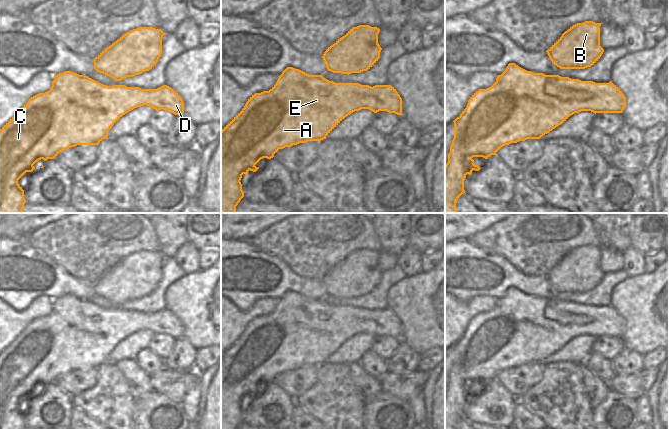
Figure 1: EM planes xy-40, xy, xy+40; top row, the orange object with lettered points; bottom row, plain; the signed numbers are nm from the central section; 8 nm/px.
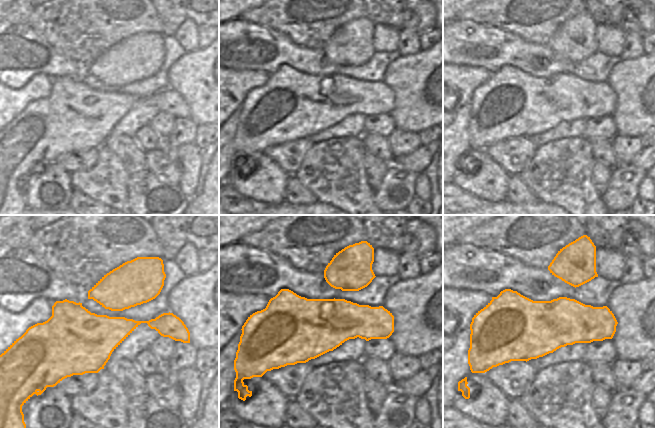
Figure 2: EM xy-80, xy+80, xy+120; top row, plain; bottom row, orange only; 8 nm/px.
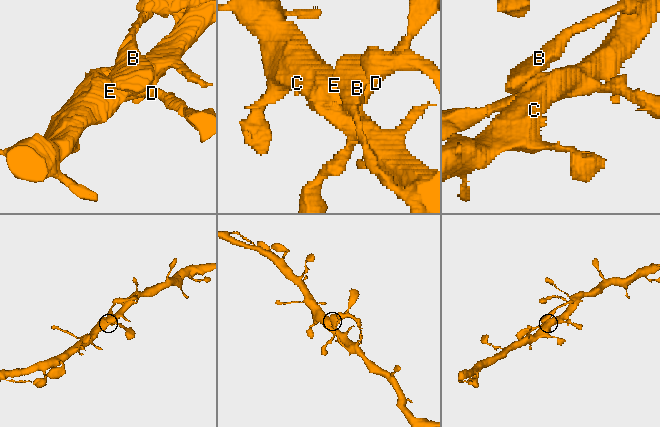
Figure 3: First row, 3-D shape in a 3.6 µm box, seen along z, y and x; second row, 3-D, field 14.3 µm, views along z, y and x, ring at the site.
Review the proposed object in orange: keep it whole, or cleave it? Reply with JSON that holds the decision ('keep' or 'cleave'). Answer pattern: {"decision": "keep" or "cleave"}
{"decision": "keep"}

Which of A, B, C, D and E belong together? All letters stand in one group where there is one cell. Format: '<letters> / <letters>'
A B C D E

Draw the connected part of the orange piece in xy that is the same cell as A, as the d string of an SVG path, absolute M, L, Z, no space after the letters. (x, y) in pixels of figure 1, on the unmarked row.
M287 291L279 300L276 308L269 314L261 317L255 317L246 326L244 332L221 354L221 429L238 429L240 424L244 421L242 414L242 408L240 406L242 399L248 398L248 395L256 396L259 391L255 389L263 382L271 383L274 378L285 371L291 371L299 367L305 367L307 365L321 365L326 363L326 360L348 339L361 333L369 333L374 337L379 335L387 335L389 337L395 337L397 339L402 338L402 322L391 309L375 309L373 311L369 309L361 309L359 307L335 307L325 303L322 299L309 299L299 293L293 291Z

